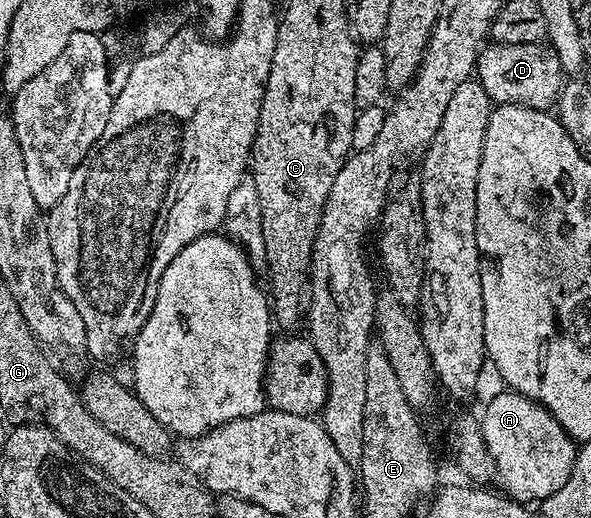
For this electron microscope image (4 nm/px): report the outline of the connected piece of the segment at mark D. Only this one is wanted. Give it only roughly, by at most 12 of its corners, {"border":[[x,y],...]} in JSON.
{"border":[[492,42],[478,79],[493,105],[548,110],[566,73],[547,43]]}

